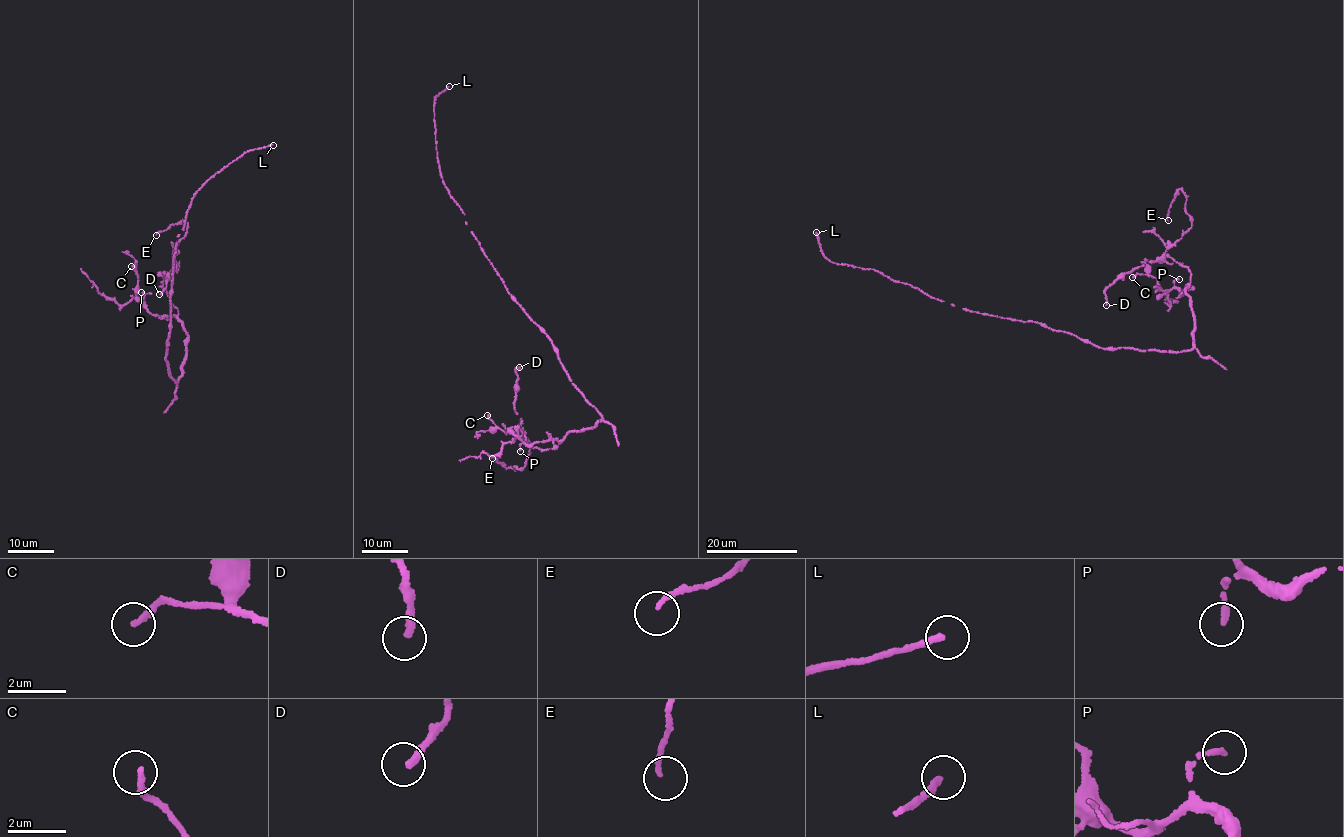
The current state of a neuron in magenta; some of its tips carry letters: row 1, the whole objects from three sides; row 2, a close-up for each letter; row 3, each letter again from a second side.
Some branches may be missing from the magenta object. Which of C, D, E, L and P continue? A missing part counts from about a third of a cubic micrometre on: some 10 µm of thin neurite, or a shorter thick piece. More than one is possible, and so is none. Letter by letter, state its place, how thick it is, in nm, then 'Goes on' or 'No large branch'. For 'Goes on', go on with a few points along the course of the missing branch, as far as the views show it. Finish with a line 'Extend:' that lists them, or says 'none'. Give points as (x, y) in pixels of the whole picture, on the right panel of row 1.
C: Place: (1132, 277). Thickness 220 nm. No large branch
D: Place: (1106, 305). Thickness 240 nm. No large branch
E: Place: (1168, 220). Thickness 150 nm. No large branch
L: Place: (816, 232). Thickness 240 nm. Goes on
P: Place: (1179, 279). Thickness 190 nm. Goes on. Course of what is missing: (1179, 279), (1178, 271), (1149, 249)
Extend: L, P

